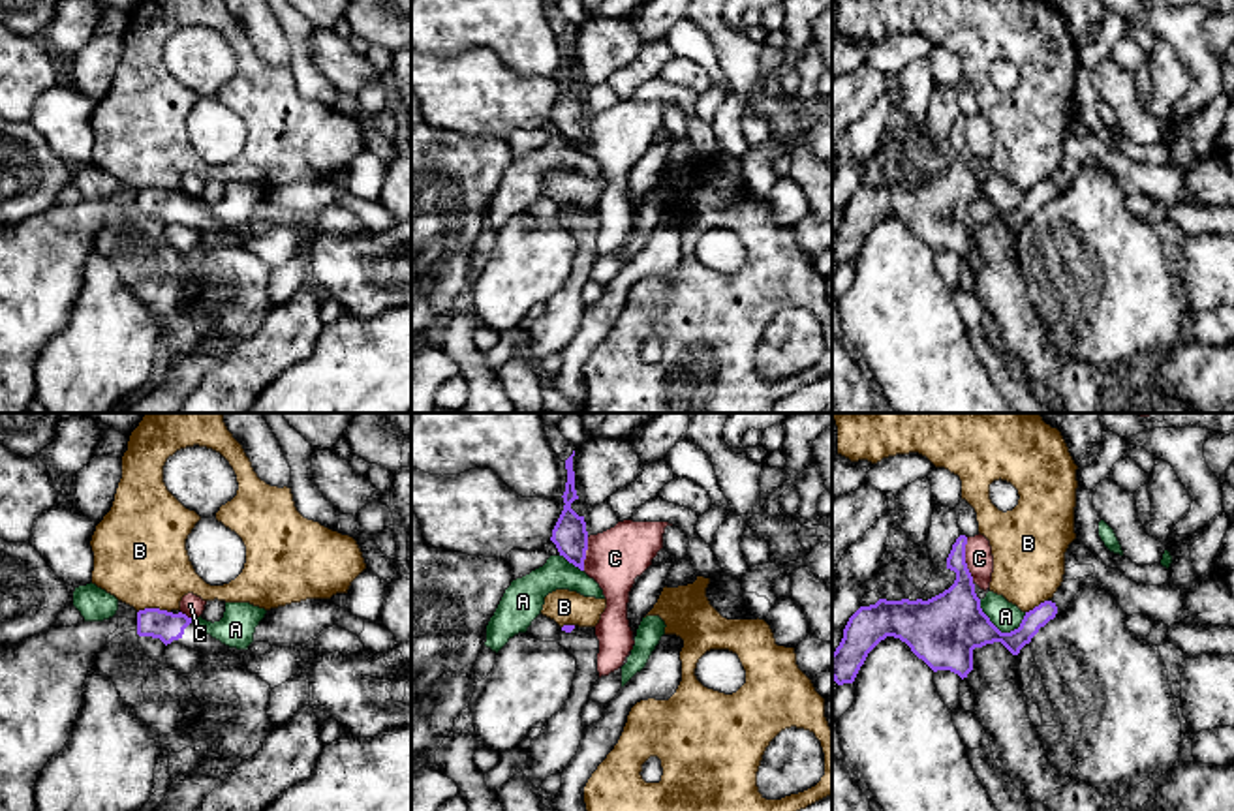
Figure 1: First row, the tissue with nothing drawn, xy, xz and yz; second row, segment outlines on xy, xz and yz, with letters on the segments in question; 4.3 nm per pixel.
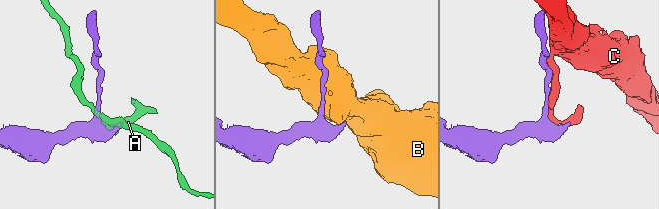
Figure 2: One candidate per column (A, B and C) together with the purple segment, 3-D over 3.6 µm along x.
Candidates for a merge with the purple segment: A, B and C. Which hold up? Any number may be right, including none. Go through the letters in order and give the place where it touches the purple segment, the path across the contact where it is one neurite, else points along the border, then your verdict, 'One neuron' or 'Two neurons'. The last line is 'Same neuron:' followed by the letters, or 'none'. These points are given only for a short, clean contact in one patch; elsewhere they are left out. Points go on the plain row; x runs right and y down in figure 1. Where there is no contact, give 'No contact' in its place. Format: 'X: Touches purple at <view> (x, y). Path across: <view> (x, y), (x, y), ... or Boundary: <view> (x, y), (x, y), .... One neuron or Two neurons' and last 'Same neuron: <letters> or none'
A: Touches purple at yz (998, 209). Boundary: yz (979, 179), (981, 190), (1002, 211), (1013, 211), (1026, 194). Two neurons
B: Touches purple at xy (153, 188). Boundary: xy (169, 190), (141, 188), (138, 192). Two neurons
C: Touches purple at yz (964, 139). Two neurons
Same neuron: none

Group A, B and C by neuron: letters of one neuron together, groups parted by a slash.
A / B / C

